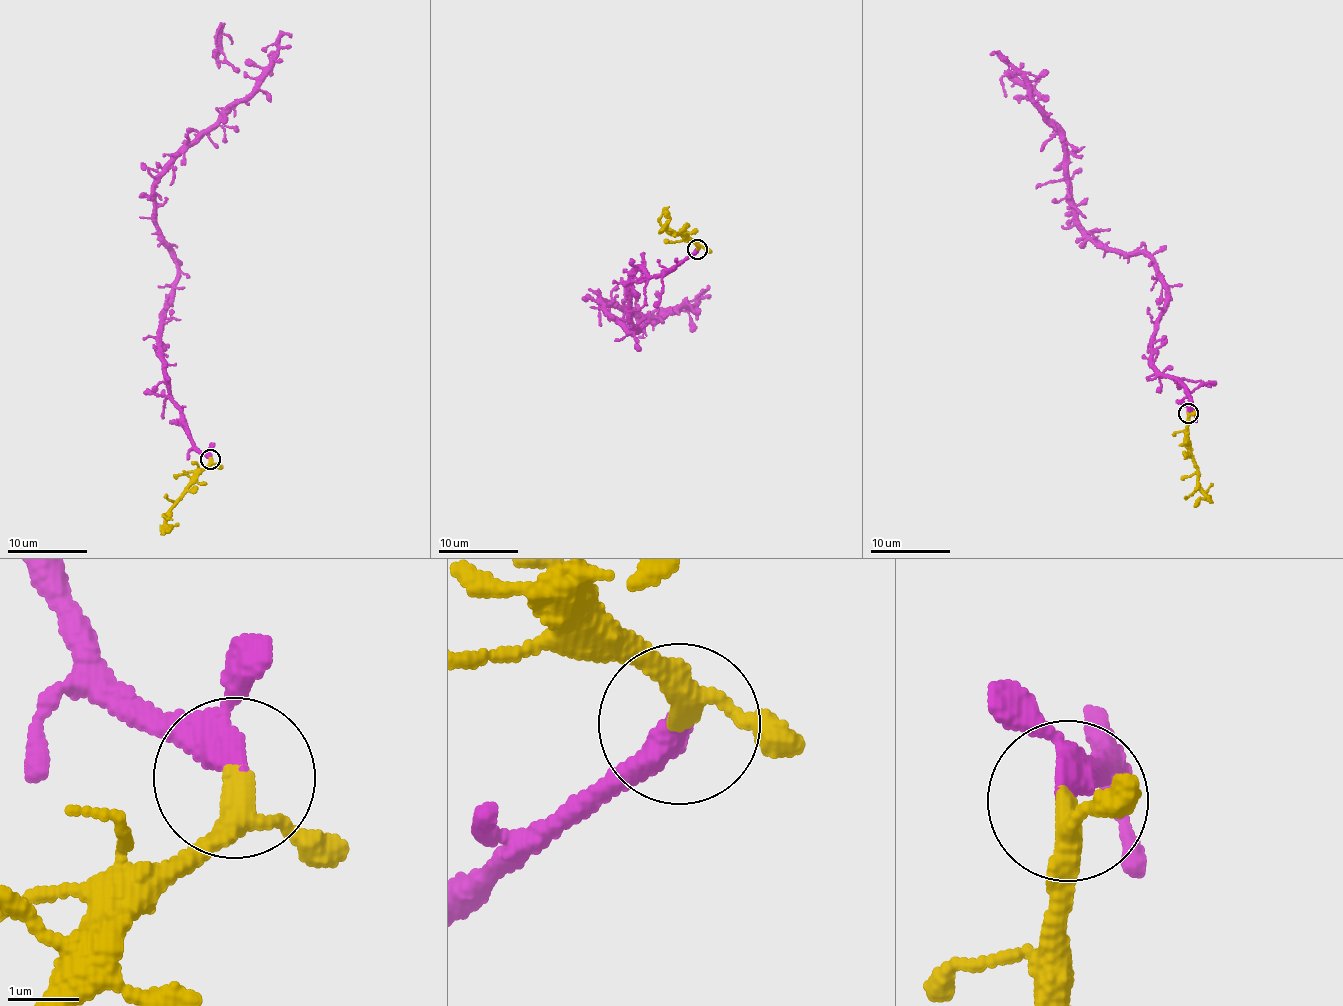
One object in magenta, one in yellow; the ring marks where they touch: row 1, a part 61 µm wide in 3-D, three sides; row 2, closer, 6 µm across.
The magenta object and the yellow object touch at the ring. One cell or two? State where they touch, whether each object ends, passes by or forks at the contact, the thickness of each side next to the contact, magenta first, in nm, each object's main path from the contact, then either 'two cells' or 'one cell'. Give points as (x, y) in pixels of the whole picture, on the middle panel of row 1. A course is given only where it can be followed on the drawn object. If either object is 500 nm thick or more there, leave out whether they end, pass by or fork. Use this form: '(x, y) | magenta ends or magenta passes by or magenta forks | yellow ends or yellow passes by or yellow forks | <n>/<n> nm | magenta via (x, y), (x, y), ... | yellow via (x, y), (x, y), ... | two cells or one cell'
(697, 249) | magenta passes by | yellow passes by | 280/280 nm | magenta via (699, 248), (663, 277), (636, 270), (636, 332), (598, 304), (645, 319), (683, 306), (641, 320), (638, 299) | yellow via (697, 248), (698, 244), (684, 232), (667, 229), (668, 226), (665, 228), (668, 222), (665, 211) | one cell

